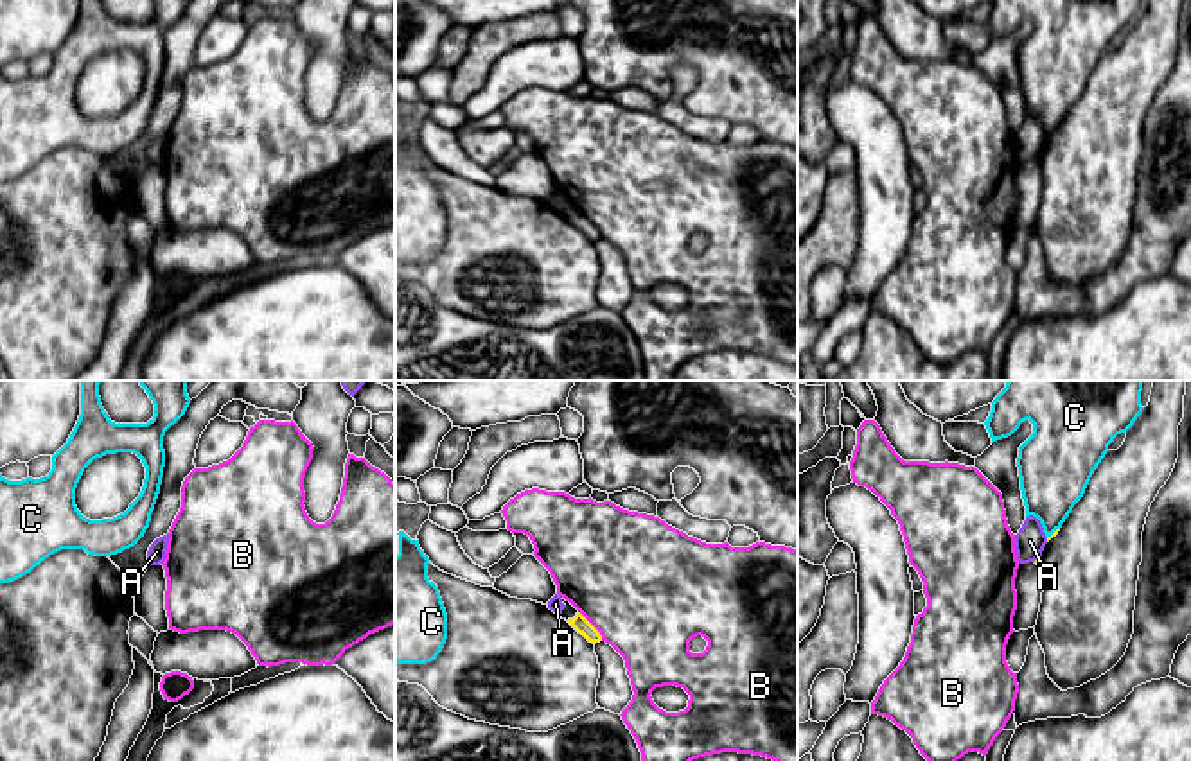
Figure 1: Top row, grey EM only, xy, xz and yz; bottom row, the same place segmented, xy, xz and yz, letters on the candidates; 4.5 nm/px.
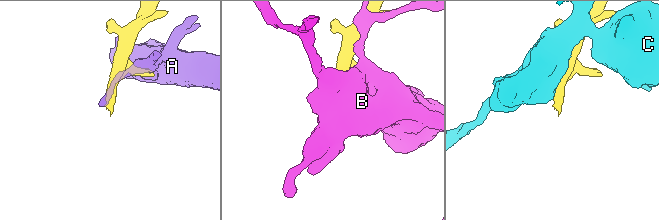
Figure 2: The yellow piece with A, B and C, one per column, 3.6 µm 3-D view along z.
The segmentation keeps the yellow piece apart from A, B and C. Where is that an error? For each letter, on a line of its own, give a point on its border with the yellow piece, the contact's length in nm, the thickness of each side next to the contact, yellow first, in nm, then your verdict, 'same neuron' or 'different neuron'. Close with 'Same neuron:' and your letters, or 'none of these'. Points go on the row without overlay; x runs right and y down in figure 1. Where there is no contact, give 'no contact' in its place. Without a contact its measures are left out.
A: contact yz (1039, 155); length 50 nm; calibres 30 and 140 nm; different neuron
B: contact xz (591, 223); length 170 nm; calibres 70 and 500 nm; different neuron
C: contact yz (1055, 130); length 70 nm; calibres 20 and 300 nm; different neuron
Same neuron: none of these

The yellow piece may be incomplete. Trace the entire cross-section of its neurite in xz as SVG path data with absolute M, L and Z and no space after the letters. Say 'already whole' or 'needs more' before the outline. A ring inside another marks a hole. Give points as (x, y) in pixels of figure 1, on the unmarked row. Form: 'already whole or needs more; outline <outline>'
needs more; outline M562 196L562 201L566 203L566 206L562 208L560 215L566 217L589 241L600 241L600 230L569 199Z

